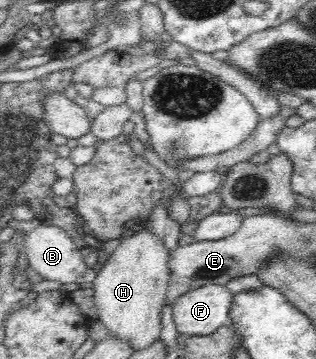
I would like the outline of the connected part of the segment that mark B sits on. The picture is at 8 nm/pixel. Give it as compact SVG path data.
M41 223L25 235L21 248L28 258L29 266L42 276L42 280L58 281L63 284L90 283L90 289L93 289L94 281L98 277L97 269L90 270L83 263L77 244L63 228Z

